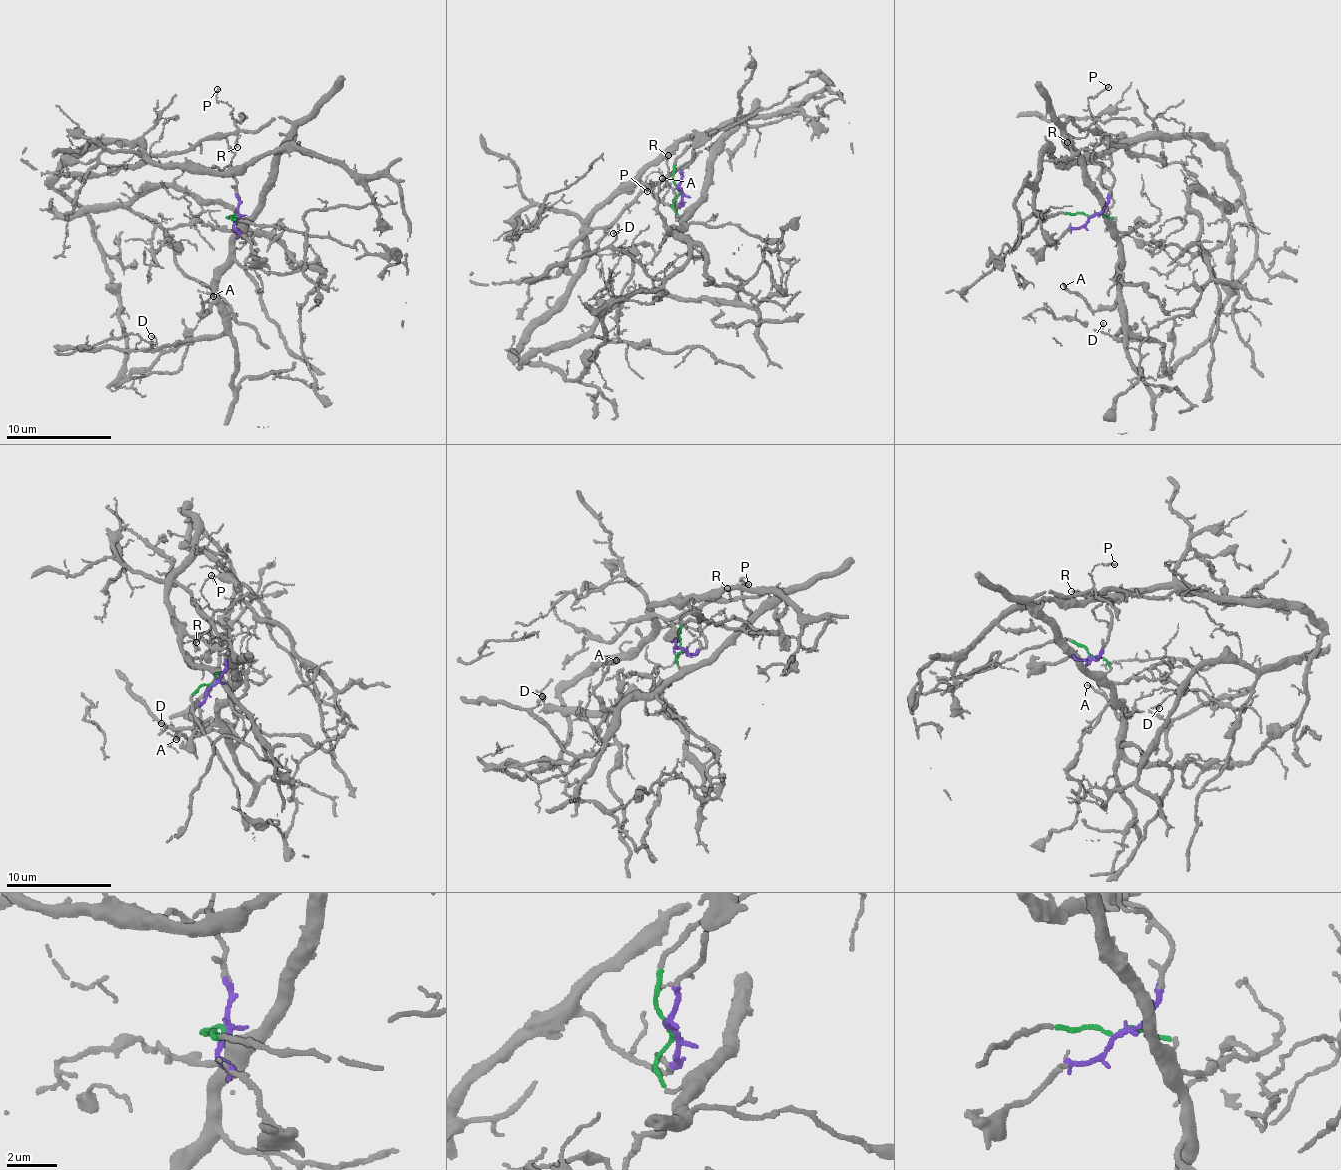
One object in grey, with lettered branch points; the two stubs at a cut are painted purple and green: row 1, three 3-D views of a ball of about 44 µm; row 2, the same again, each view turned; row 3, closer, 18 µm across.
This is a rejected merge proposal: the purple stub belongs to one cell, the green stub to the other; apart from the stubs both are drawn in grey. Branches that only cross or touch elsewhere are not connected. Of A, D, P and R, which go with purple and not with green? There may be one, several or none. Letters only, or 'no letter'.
no letter

